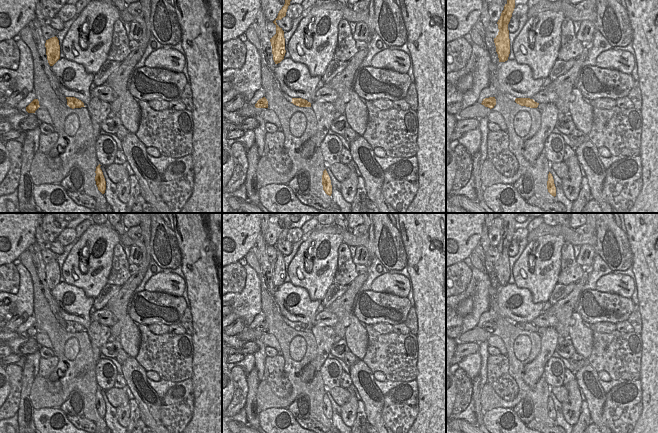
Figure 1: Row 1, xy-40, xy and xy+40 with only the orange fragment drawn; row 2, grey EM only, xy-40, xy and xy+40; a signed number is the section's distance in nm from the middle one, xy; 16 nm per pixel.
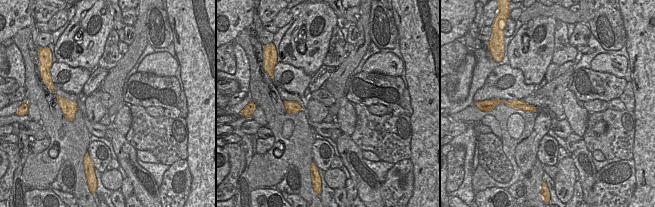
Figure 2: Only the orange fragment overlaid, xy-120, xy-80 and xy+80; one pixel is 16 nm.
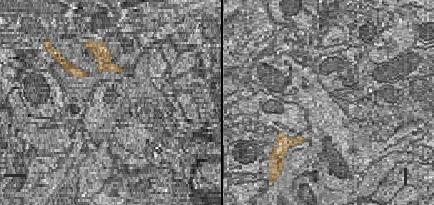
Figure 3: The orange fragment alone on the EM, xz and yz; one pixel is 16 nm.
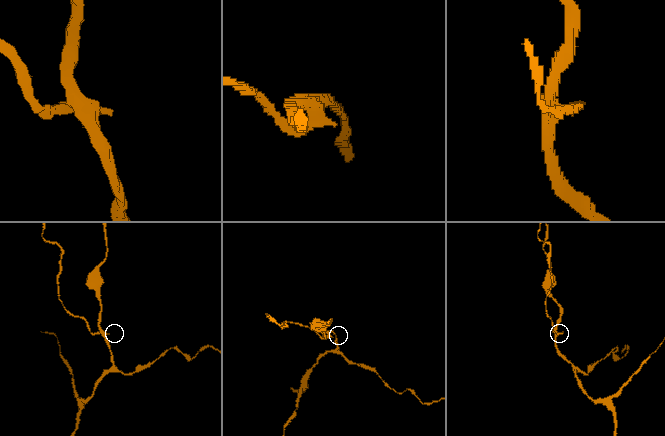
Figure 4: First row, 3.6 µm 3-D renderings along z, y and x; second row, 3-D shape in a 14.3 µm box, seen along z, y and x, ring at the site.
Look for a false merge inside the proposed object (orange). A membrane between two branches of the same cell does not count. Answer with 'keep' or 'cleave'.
cleave

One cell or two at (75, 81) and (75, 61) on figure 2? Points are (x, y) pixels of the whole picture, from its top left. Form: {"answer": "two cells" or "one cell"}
{"answer": "two cells"}

